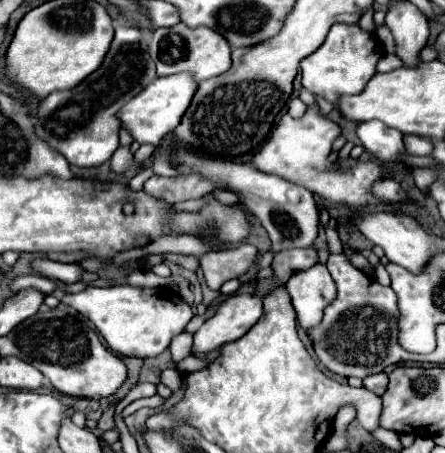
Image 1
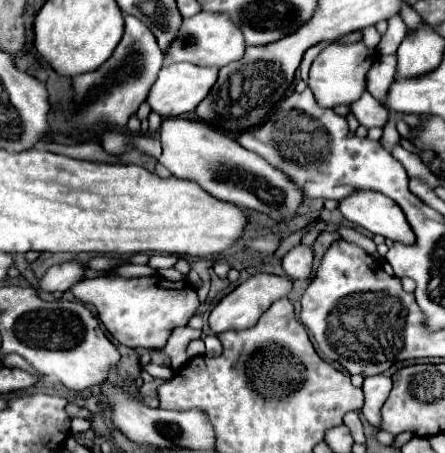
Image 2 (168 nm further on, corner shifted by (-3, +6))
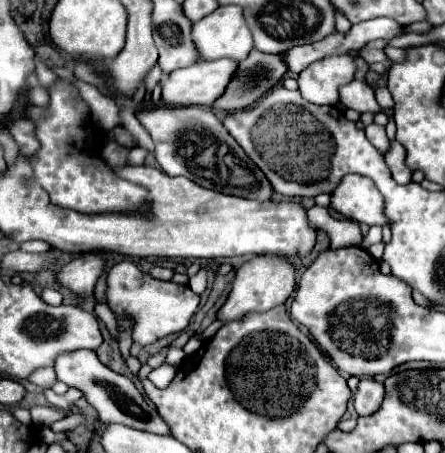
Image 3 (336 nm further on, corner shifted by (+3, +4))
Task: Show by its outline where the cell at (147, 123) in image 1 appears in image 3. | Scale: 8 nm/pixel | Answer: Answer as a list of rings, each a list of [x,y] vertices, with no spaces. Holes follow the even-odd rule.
[[[231,59],[199,61],[171,71],[161,81],[161,99],[169,107],[213,103],[227,87],[237,63]]]

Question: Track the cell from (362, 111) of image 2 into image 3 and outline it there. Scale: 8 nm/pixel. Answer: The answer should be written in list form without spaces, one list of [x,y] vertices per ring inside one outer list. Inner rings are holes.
[[[351,81],[339,89],[341,103],[347,109],[355,109],[359,113],[379,113],[381,107],[375,101],[373,89],[365,81]]]

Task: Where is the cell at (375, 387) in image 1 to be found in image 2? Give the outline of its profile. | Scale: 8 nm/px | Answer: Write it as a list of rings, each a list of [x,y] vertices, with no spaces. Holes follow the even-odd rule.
[[[387,375],[365,377],[363,391],[365,391],[365,405],[361,411],[363,411],[365,419],[373,427],[377,427],[381,421],[381,407],[385,403],[385,399],[389,397],[389,391],[391,391],[391,377],[387,377]]]

